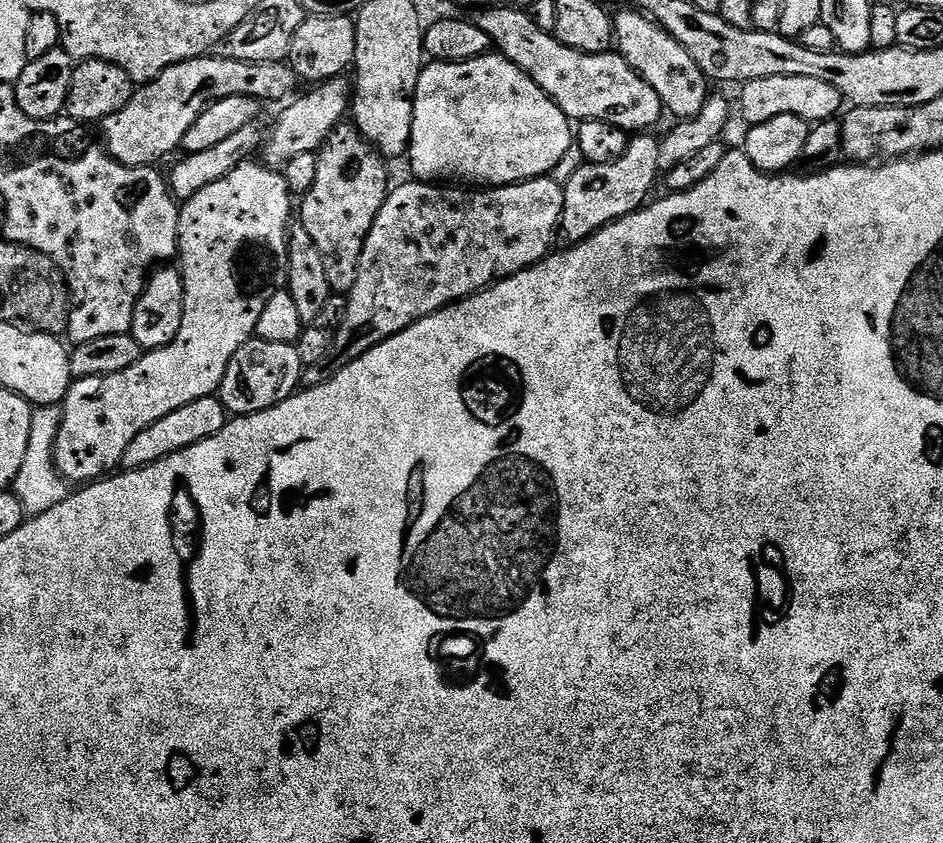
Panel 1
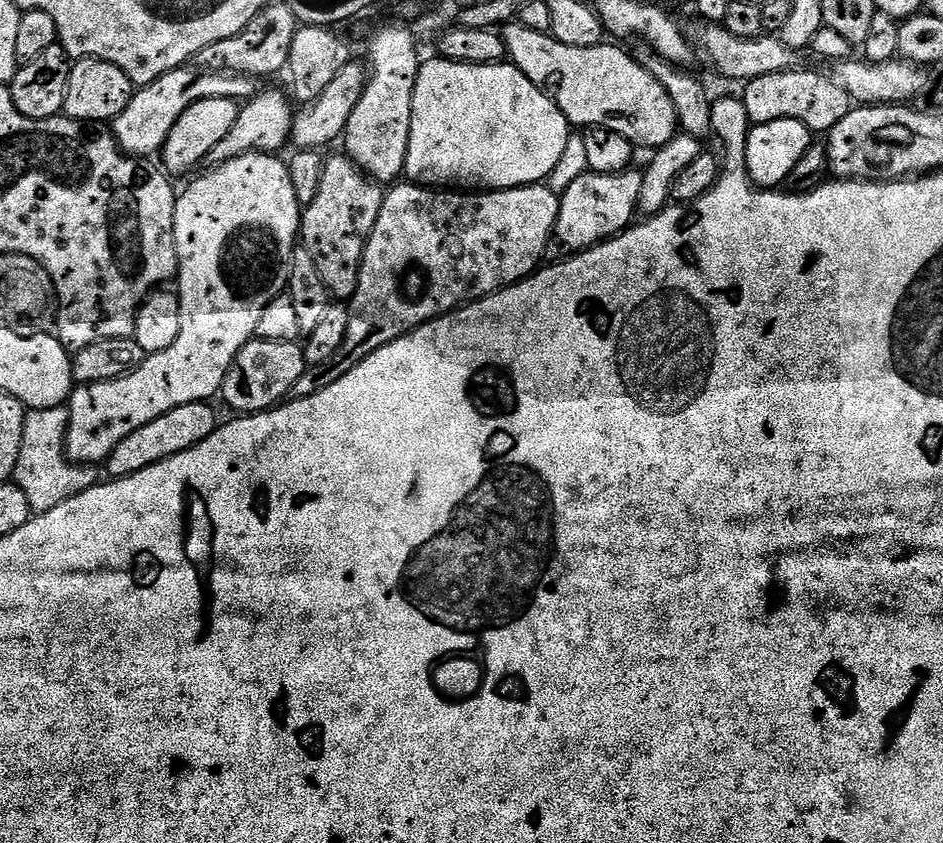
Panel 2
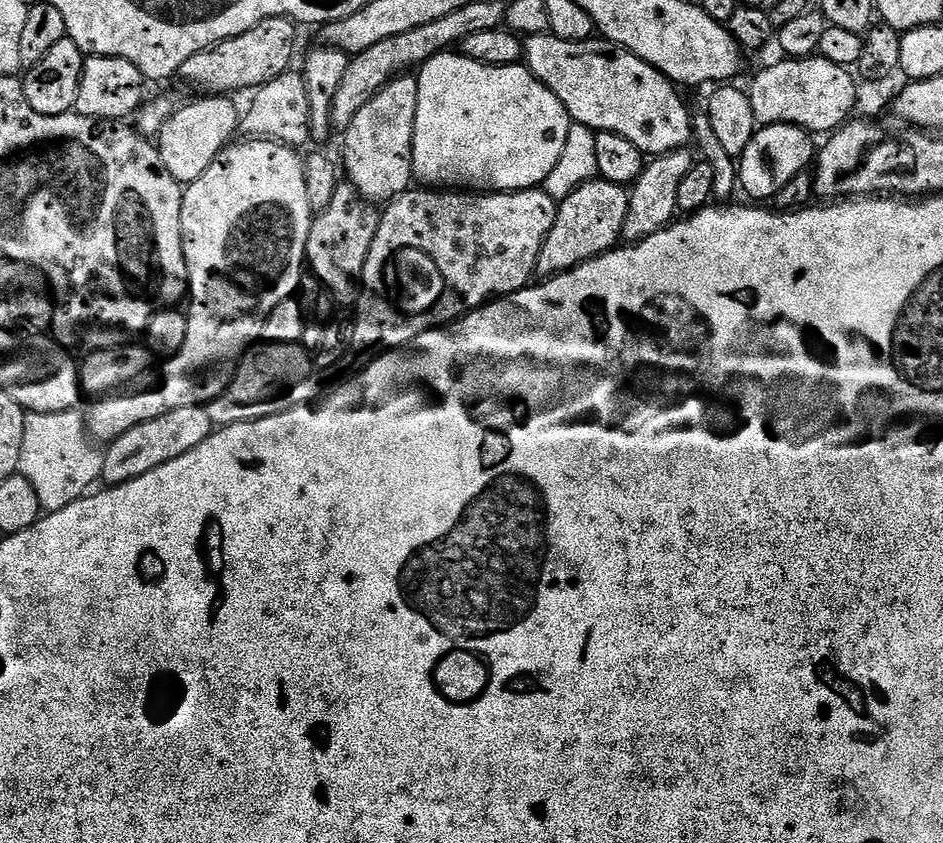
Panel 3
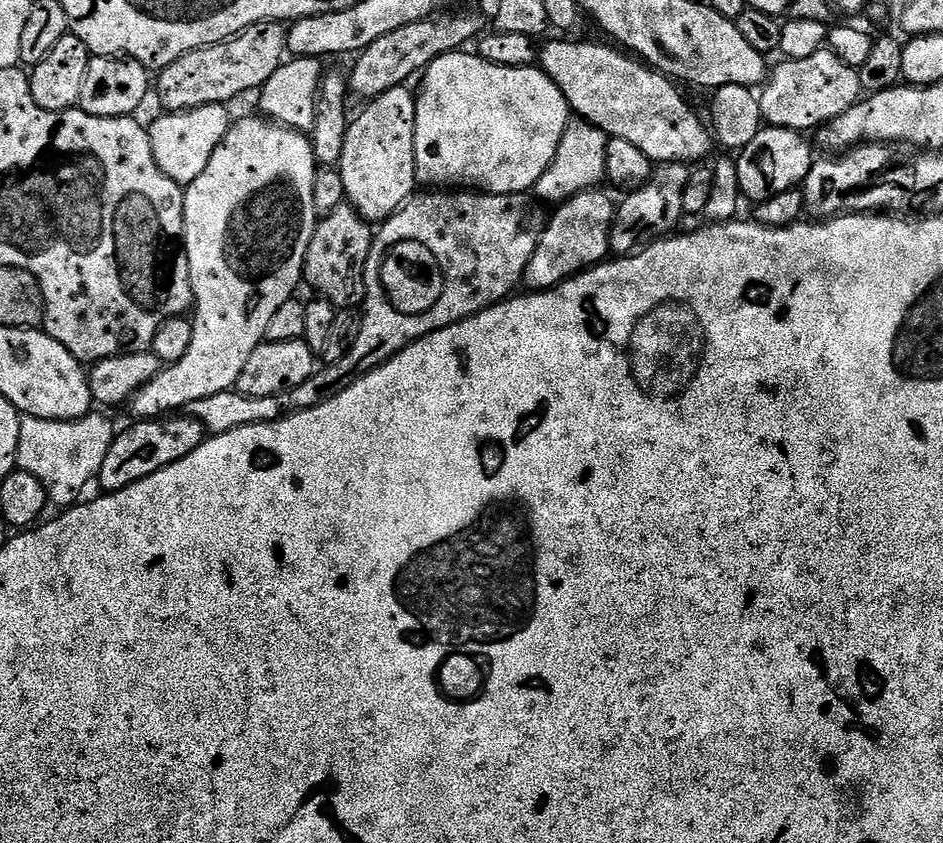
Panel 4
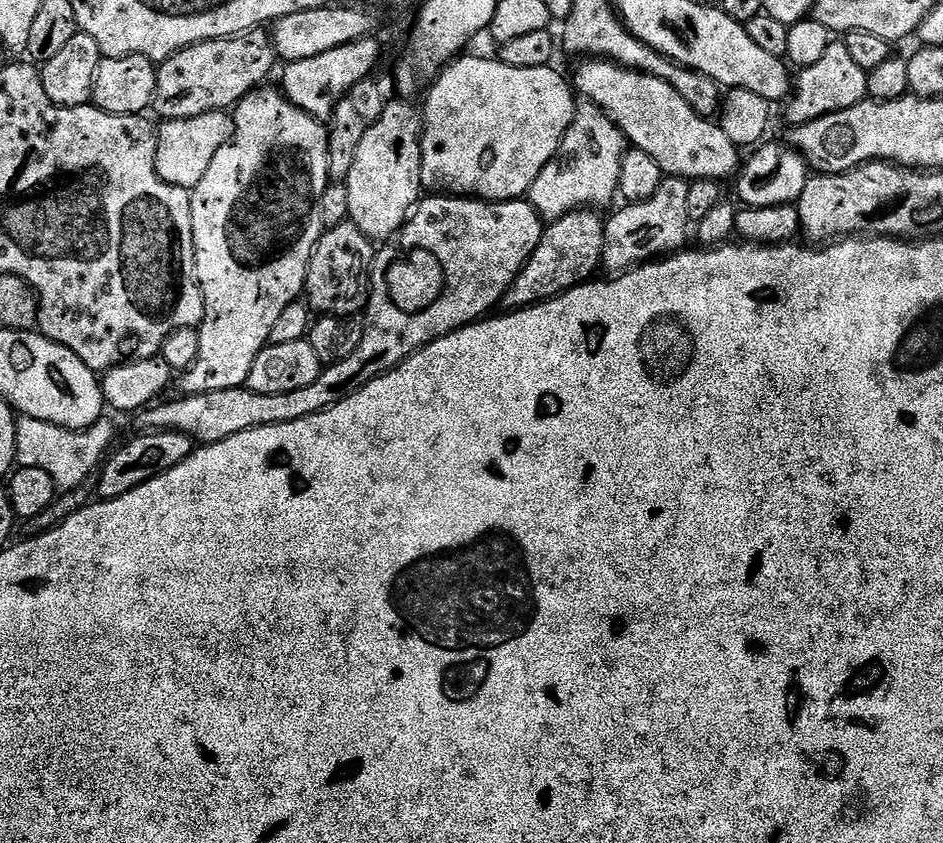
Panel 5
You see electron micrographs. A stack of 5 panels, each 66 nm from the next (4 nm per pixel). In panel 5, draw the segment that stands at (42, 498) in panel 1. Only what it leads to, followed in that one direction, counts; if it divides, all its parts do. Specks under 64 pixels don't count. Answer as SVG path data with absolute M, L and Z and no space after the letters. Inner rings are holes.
M20 416L16 421L16 464L22 468L46 470L46 474L54 478L61 493L83 488L89 483L88 479L93 479L94 473L103 465L113 447L112 439L116 436L116 424L108 419L102 418L89 428L70 430L54 426L50 422L42 422L38 418Z

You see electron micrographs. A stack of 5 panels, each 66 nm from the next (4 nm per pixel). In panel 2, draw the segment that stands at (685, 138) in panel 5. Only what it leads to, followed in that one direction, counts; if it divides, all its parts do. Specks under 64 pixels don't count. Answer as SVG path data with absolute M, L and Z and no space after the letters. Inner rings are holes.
M519 22L505 24L502 35L508 51L507 59L519 72L526 74L534 86L547 92L569 125L581 124L584 130L614 130L631 144L649 150L661 148L678 134L676 110L670 94L666 94L662 82L658 82L650 70L636 61L631 51L623 52L619 43L566 46L549 33L530 30Z

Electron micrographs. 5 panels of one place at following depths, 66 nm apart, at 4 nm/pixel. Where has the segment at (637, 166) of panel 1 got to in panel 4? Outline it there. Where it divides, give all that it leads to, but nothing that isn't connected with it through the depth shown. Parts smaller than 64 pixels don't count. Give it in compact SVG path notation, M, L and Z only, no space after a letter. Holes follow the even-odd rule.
M589 190L579 192L568 197L555 209L551 217L547 217L543 232L540 233L540 241L530 258L530 262L524 271L523 283L533 292L542 292L550 288L556 288L562 282L571 280L580 272L588 268L594 268L597 264L603 264L609 259L612 247L610 246L610 234L612 223L616 221L617 205L601 190Z

